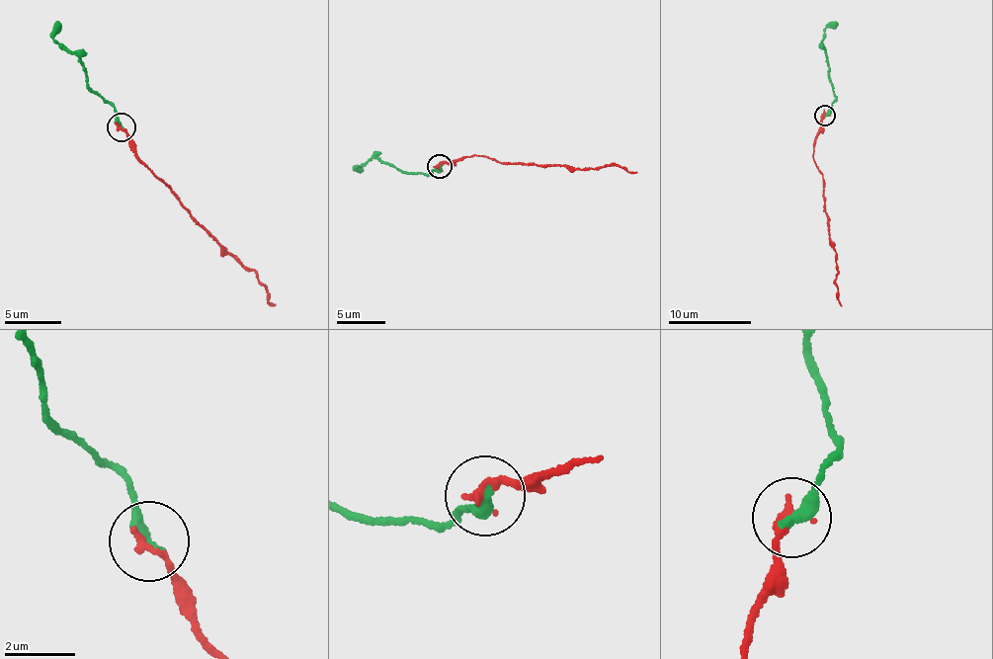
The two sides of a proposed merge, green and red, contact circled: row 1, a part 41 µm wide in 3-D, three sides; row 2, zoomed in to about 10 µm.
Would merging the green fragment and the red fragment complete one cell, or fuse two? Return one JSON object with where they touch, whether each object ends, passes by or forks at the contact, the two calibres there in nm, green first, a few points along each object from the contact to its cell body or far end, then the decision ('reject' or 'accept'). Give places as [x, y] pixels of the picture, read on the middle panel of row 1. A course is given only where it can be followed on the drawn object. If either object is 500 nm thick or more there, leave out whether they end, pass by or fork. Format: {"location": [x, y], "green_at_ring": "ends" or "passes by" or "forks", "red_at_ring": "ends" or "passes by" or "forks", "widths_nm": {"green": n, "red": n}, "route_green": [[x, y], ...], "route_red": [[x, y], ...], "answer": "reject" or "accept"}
{"location": [440, 166], "green_at_ring": "ends", "red_at_ring": "ends", "widths_nm": {"green": 380, "red": 240}, "route_green": [[440, 165], [427, 174], [403, 172], [373, 159], [358, 169]], "route_red": [[438, 166], [478, 155], [506, 164], [590, 169], [607, 165], [637, 173]], "answer": "accept"}

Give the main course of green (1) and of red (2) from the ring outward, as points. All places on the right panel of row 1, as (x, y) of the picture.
1: (825, 115), (835, 97), (828, 55), (822, 45), (826, 30), (836, 21)
2: (823, 114), (813, 160), (824, 182), (842, 306)

